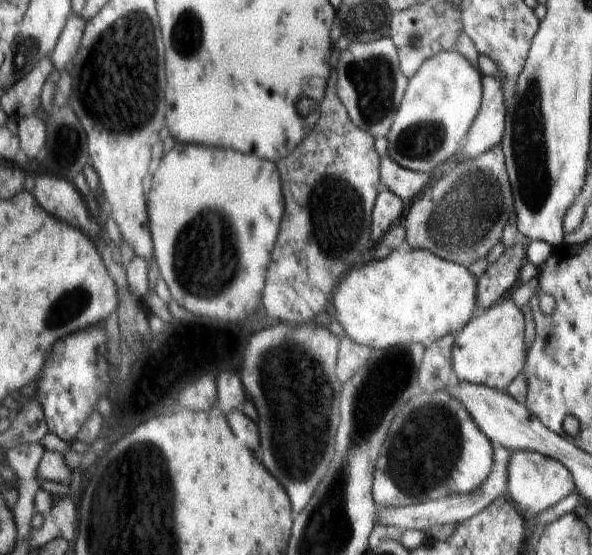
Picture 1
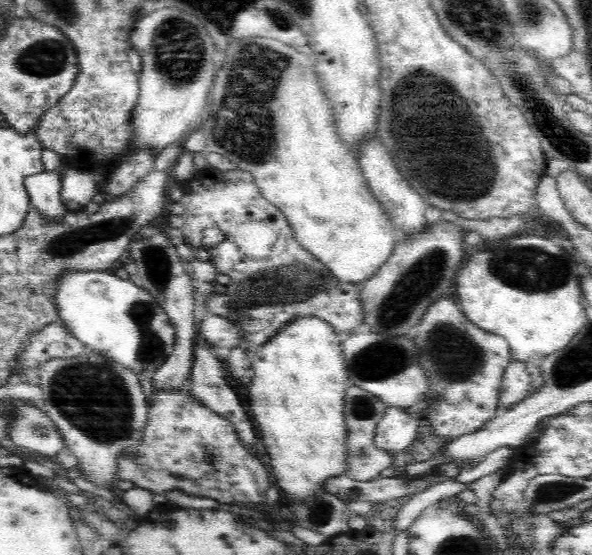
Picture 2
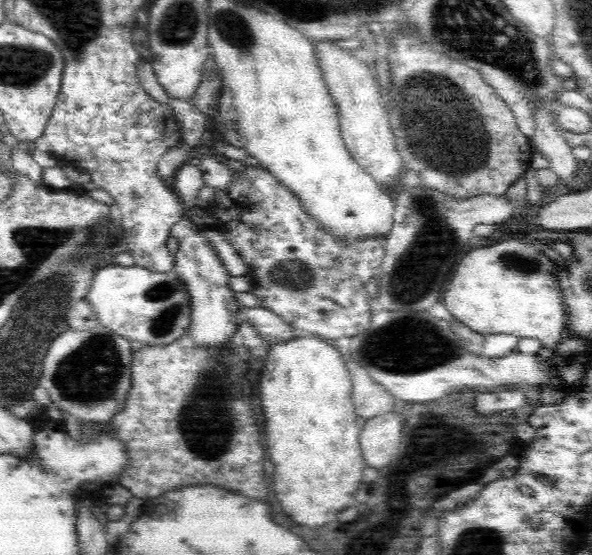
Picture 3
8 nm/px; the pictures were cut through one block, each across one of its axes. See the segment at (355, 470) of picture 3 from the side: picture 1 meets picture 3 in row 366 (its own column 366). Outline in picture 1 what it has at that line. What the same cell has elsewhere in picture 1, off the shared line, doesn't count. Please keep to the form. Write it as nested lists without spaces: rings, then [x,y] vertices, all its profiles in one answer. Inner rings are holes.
[[[411,249],[408,252],[392,251],[386,258],[374,259],[370,264],[352,270],[338,283],[332,300],[340,326],[344,326],[347,337],[356,344],[371,349],[410,343],[427,347],[447,334],[456,334],[471,319],[477,307],[476,289],[477,280],[466,267],[441,259],[430,251]]]

